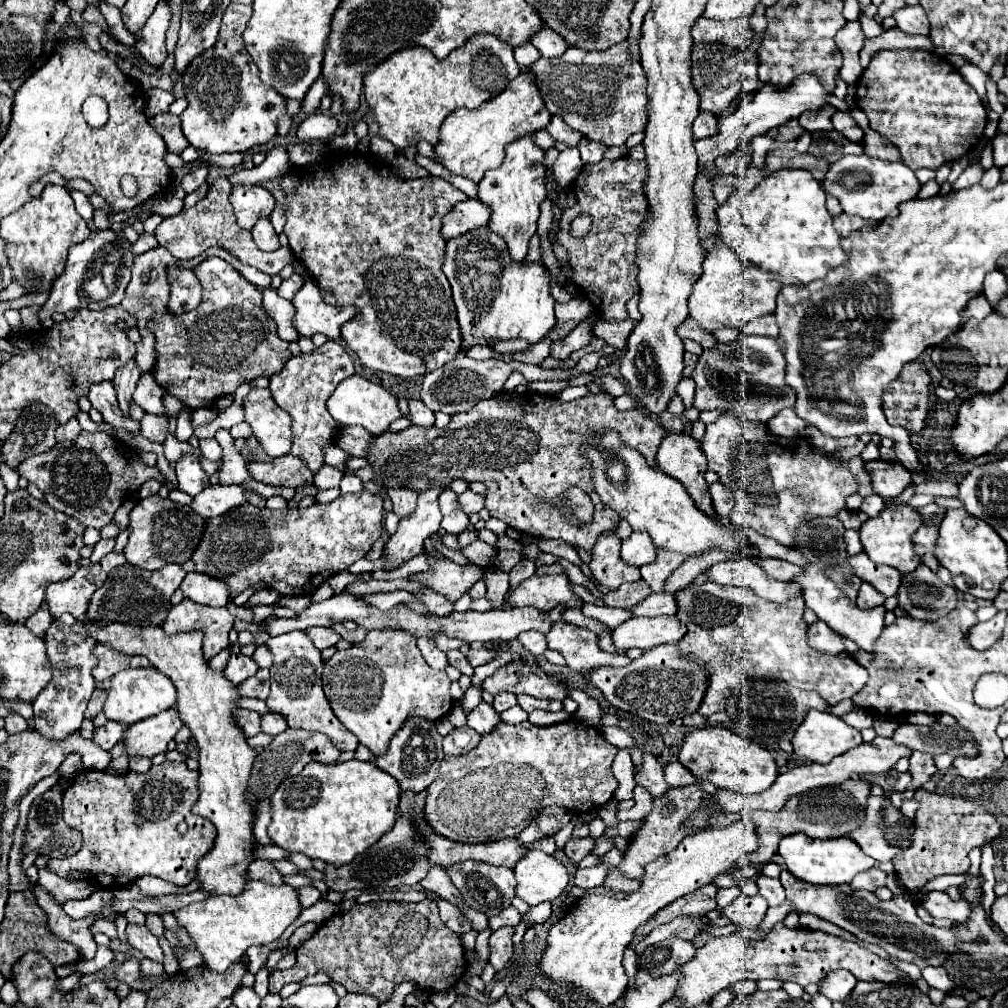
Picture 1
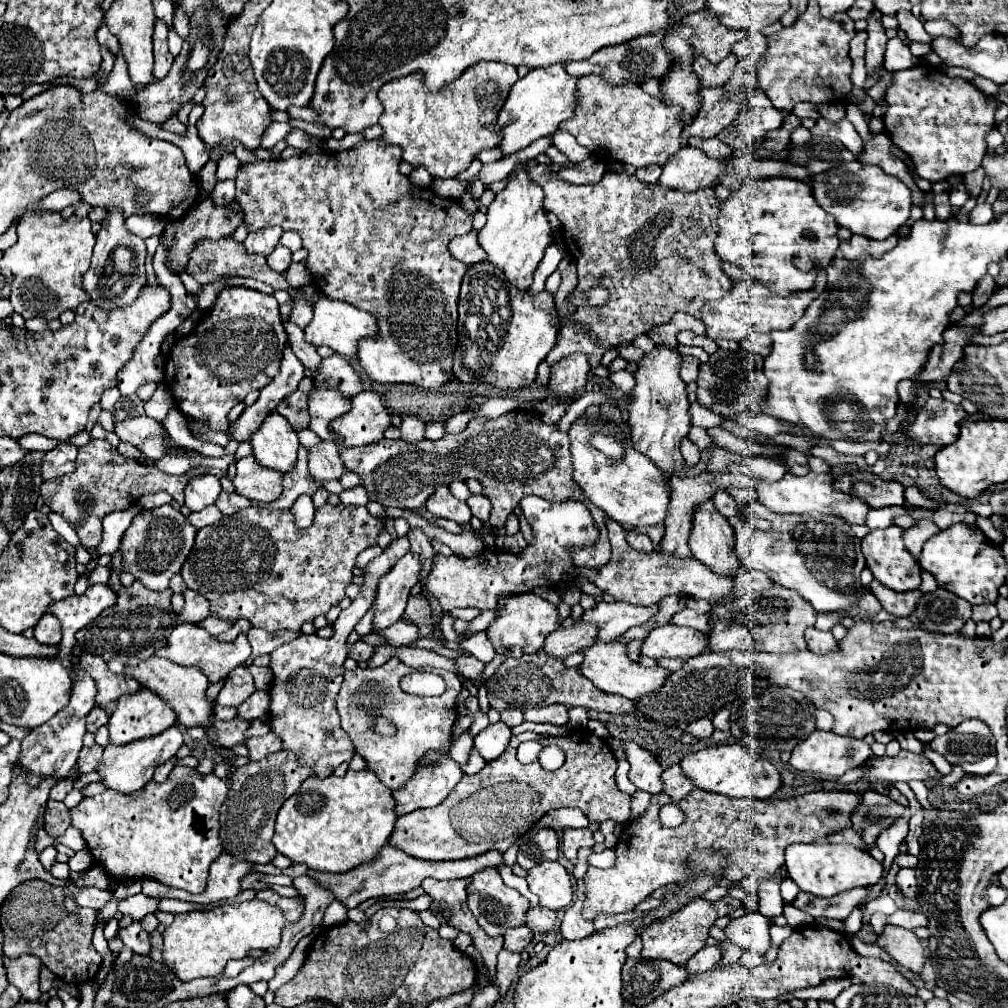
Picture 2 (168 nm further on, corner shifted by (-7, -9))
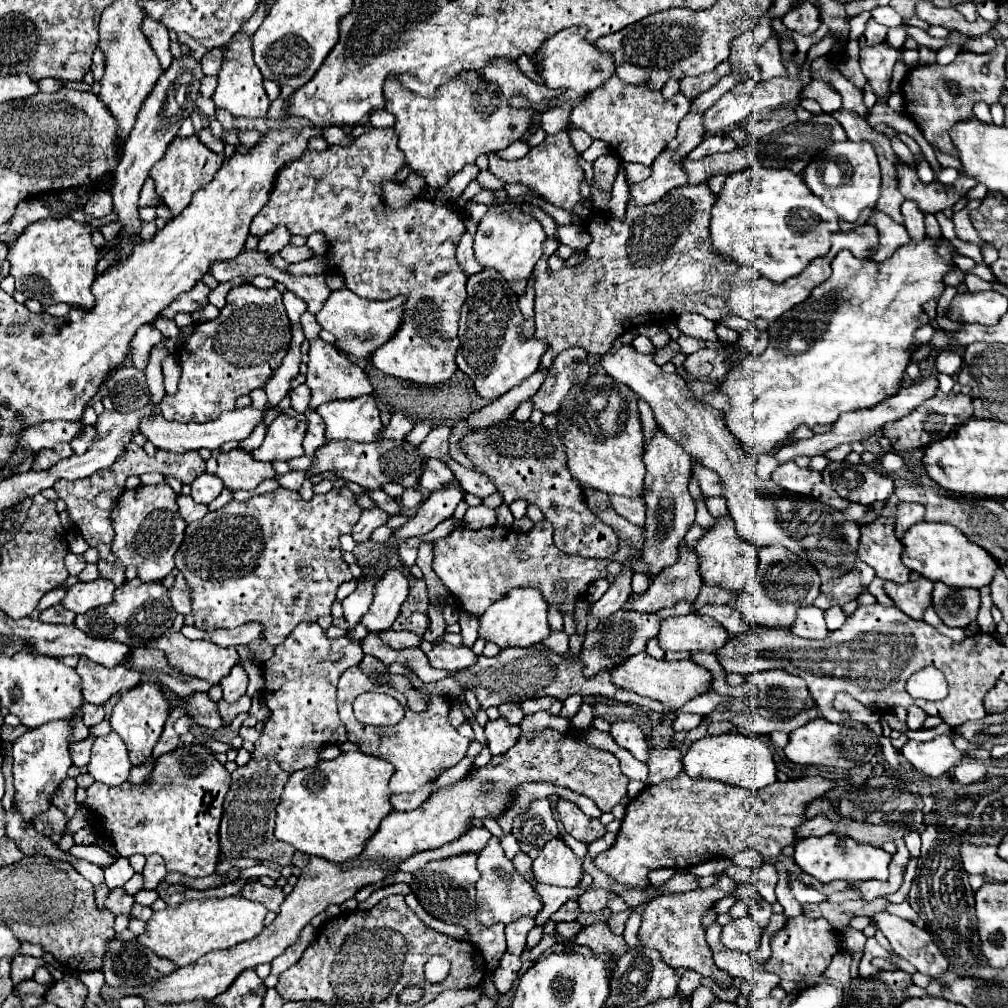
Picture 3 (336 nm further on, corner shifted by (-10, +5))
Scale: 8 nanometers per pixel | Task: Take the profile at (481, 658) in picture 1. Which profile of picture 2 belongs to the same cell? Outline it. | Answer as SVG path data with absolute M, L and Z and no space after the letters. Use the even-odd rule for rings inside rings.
M459 656L459 658L455 660L455 664L457 664L459 674L461 674L463 678L471 678L471 680L479 678L479 676L483 674L483 668L485 668L485 664L483 664L481 660L473 658L473 656Z

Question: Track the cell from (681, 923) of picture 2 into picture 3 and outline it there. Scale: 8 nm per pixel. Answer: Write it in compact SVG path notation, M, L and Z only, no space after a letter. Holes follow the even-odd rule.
M722 872L716 876L718 876L718 880L708 888L696 888L696 890L690 890L684 894L666 894L666 896L658 896L658 898L650 900L648 904L644 904L638 940L642 942L642 946L658 950L662 954L662 960L670 968L692 968L698 974L716 980L716 984L720 984L722 988L730 988L734 978L714 964L712 950L708 948L708 942L704 938L704 928L700 926L702 914L714 902L728 896L736 888L736 882L728 874Z

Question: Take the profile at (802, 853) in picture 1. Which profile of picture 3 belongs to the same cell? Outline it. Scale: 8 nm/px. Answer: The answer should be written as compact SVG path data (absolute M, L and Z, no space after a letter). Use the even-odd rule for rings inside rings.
M826 834L822 838L810 836L798 840L794 860L802 868L802 872L814 876L820 882L834 882L834 880L864 882L864 880L886 880L892 854L868 844L856 844L850 838L838 838L834 834Z

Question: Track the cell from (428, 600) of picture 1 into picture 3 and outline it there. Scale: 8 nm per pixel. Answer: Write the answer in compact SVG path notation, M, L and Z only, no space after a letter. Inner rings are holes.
M414 580L410 586L410 596L400 608L400 616L392 624L392 630L410 630L422 636L428 628L428 594L424 580Z

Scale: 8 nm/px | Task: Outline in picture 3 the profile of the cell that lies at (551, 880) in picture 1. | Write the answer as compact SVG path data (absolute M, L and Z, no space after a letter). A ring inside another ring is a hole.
M562 838L546 842L540 856L534 860L534 874L550 886L578 886L582 880L582 860L564 844Z

